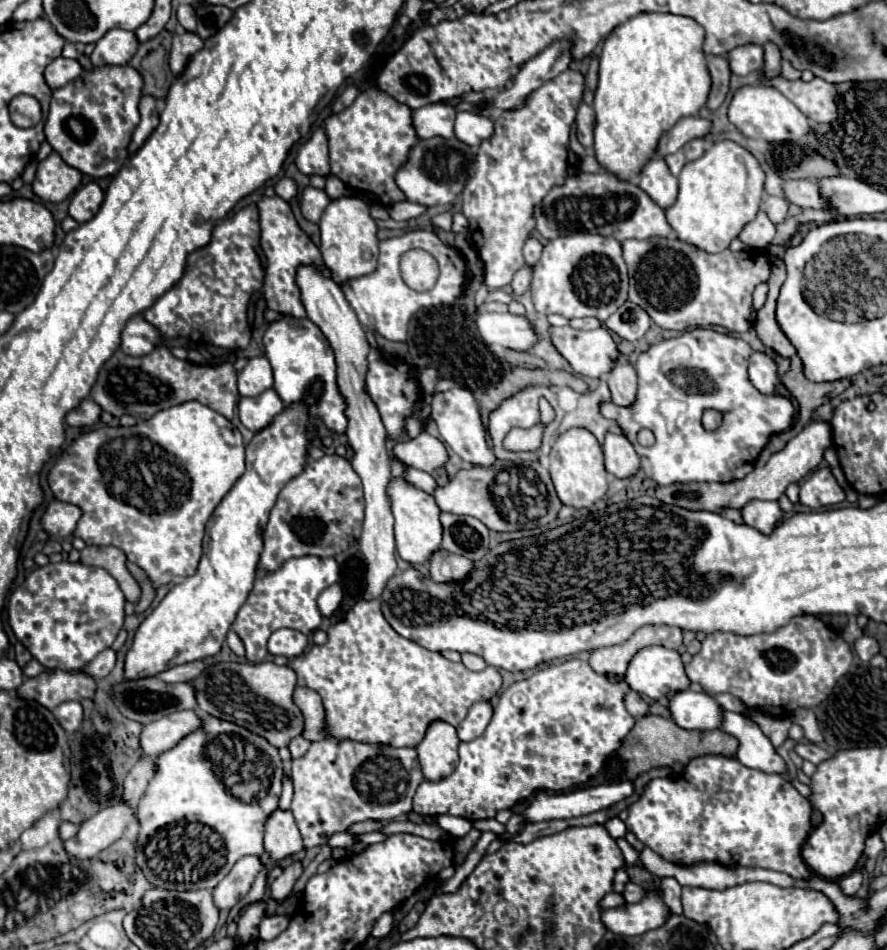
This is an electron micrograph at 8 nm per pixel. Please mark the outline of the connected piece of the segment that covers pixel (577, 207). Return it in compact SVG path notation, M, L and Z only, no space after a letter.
M579 173L569 177L563 185L553 187L545 199L533 209L537 221L535 229L543 239L551 241L575 233L599 233L615 237L617 241L627 239L649 239L669 237L673 233L665 211L635 183L623 183L609 173Z

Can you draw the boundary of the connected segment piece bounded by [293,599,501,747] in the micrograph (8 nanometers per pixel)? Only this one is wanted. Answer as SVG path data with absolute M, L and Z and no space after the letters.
M379 599L359 601L343 621L329 627L329 641L325 645L313 645L293 659L293 671L297 673L299 687L309 687L321 695L329 725L327 735L391 747L417 747L435 719L457 727L475 701L491 699L501 687L501 675L495 667L473 673L463 663L451 663L439 653L421 649L415 641L397 635L385 621Z

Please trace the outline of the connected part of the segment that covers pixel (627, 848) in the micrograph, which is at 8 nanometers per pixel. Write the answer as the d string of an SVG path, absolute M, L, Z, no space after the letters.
M623 837L617 839L617 845L619 845L619 849L621 849L627 865L633 865L633 867L641 867L641 865L643 865L643 863L641 863L641 853L639 853L637 849L633 849Z

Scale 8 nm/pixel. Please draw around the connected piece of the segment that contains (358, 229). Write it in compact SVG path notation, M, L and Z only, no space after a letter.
M341 197L331 201L325 209L321 221L321 255L325 267L331 271L331 279L339 285L353 281L357 277L369 275L377 269L379 257L379 239L377 225L369 215L369 203L361 197Z

